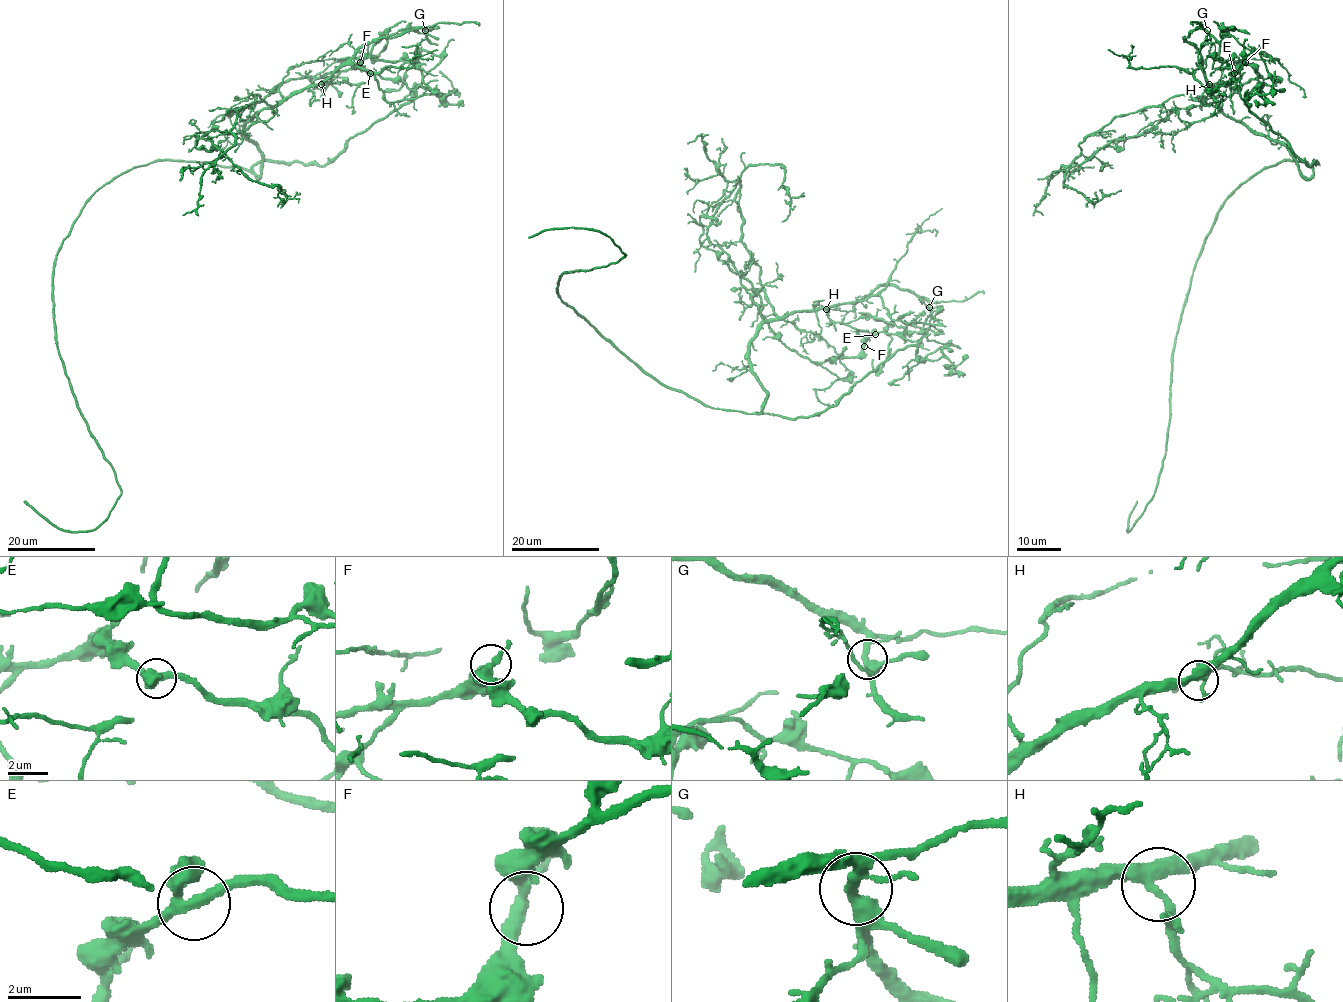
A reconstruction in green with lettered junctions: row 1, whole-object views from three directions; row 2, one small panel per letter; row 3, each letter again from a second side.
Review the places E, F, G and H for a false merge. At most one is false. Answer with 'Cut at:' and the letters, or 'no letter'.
Cut at: no letter

